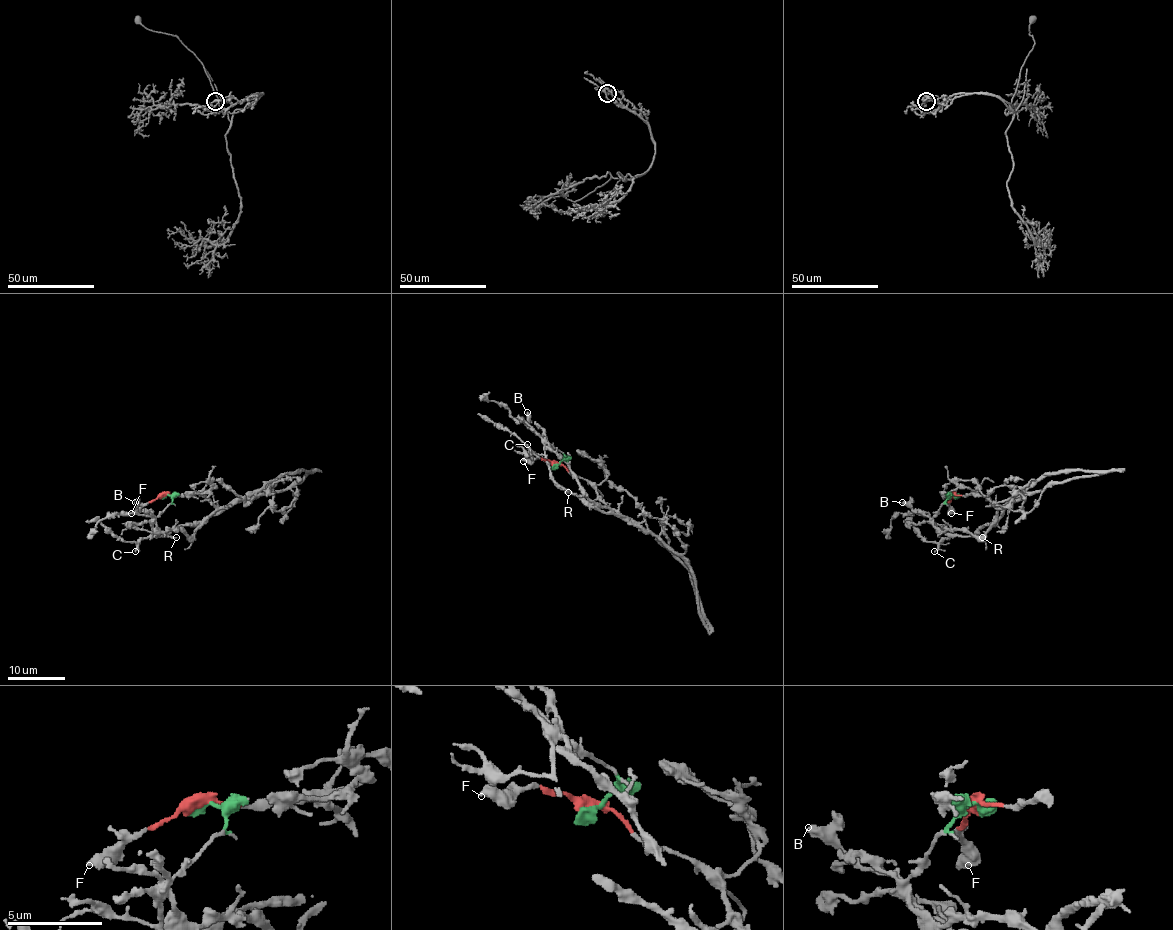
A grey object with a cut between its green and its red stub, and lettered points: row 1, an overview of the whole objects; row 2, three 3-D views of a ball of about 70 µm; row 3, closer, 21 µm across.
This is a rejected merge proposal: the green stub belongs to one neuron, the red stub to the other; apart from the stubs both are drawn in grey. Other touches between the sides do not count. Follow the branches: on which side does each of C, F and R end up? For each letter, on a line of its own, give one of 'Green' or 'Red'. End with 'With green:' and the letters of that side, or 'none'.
C: Green
F: Red
R: Green
With green: C, R

